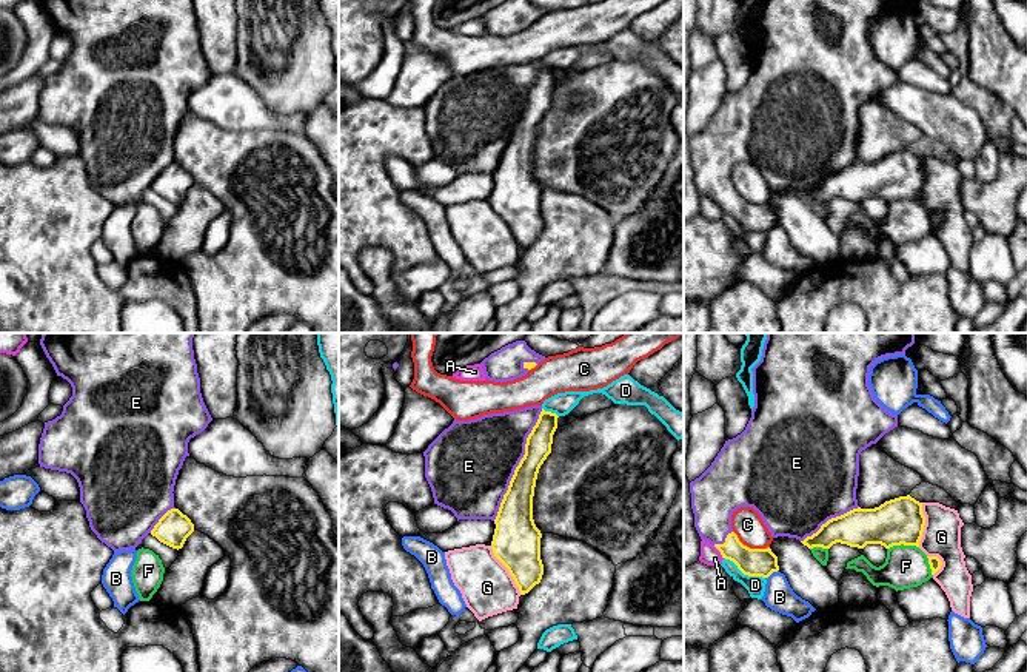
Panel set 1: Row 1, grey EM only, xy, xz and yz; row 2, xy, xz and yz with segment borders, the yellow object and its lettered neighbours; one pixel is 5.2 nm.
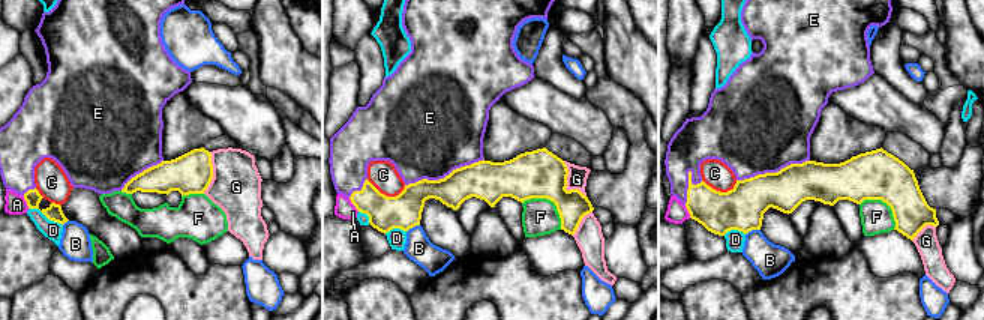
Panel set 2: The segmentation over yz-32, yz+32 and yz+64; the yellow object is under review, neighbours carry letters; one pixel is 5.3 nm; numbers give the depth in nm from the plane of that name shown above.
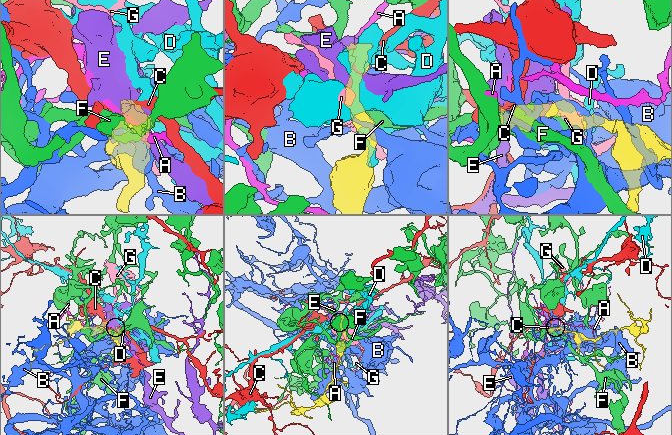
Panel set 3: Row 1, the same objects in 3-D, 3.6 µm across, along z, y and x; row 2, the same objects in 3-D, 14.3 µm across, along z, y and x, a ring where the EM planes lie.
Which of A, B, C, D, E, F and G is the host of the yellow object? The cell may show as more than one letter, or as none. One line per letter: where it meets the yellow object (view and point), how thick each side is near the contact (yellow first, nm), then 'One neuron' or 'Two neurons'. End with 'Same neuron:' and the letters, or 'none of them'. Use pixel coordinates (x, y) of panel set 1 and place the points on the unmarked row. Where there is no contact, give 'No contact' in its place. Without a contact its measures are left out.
A: Touches yellow at yz (719, 205). Thickness 140 nm (yellow) against 100 nm. Two neurons
B: Touches yellow at yz (772, 227). Thickness 140 nm (yellow) against 160 nm. Two neurons
C: Touches yellow at yz (749, 202). Thickness 140 nm (yellow) against 160 nm. Two neurons
D: Touches yellow at yz (744, 228). Thickness 140 nm (yellow) against 100 nm. Two neurons
E: Touches yellow at xz (519, 119). Thickness 180 nm (yellow) against 440 nm. One neuron
F: Touches yellow at yz (903, 198). Thickness 240 nm (yellow) against 220 nm. Two neurons
G: Touches yellow at xz (508, 225). Thickness 260 nm (yellow) against 280 nm. Two neurons
Same neuron: E

